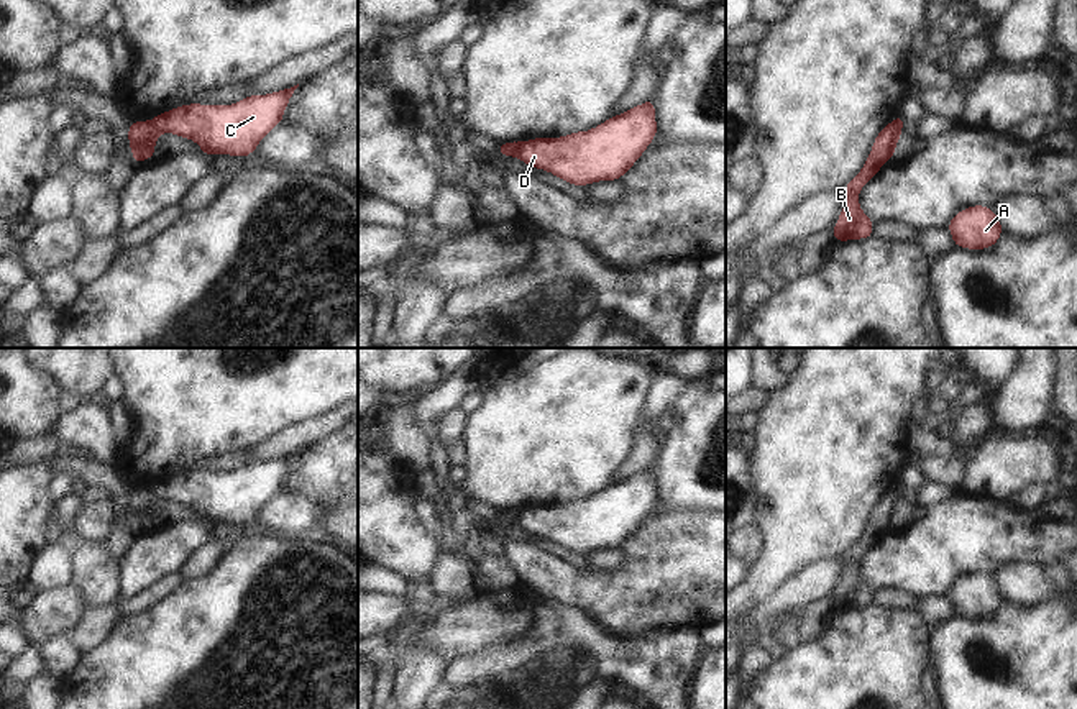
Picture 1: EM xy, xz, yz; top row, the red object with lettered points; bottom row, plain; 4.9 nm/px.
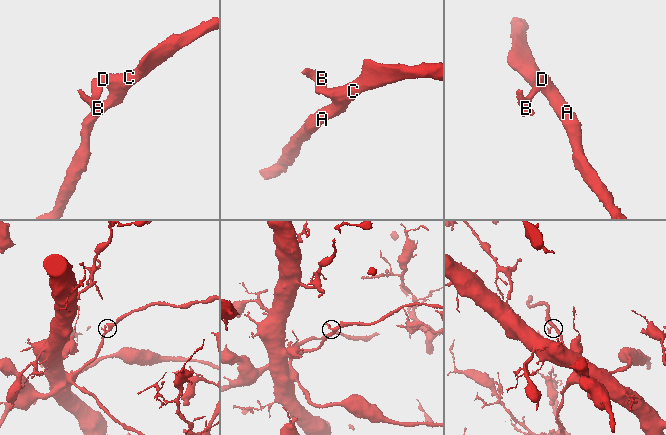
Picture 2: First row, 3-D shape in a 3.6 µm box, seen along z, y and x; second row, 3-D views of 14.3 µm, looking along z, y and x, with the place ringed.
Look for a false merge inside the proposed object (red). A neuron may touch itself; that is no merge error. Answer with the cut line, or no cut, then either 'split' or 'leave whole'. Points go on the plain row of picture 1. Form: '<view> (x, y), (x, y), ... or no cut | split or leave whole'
xy (148, 489), (158, 501) | split

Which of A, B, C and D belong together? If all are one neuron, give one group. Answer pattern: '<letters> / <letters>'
A C D / B

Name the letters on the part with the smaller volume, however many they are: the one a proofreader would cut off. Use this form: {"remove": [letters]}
{"remove": ["B"]}

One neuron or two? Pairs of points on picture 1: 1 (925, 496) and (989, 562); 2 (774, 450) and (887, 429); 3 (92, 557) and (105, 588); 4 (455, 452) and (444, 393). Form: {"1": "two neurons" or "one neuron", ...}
{"1": "two neurons", "2": "one neuron", "3": "one neuron", "4": "two neurons"}

